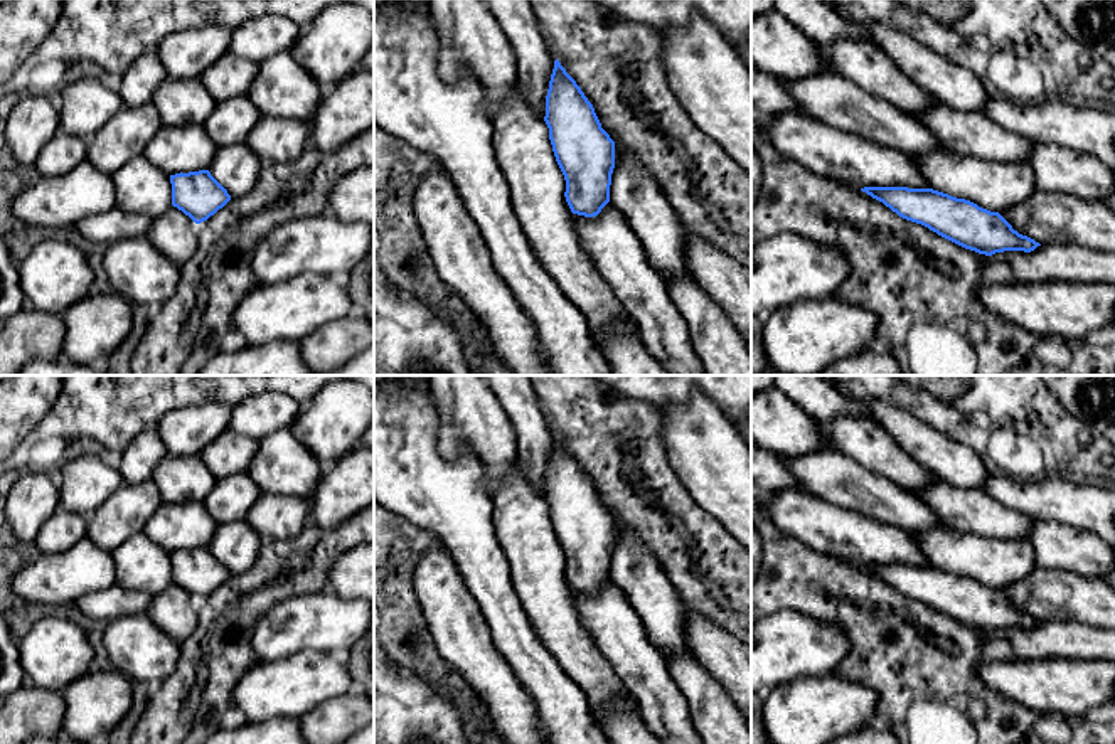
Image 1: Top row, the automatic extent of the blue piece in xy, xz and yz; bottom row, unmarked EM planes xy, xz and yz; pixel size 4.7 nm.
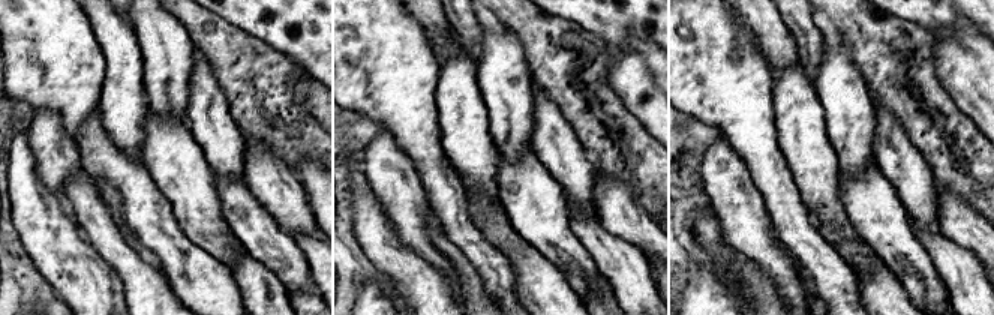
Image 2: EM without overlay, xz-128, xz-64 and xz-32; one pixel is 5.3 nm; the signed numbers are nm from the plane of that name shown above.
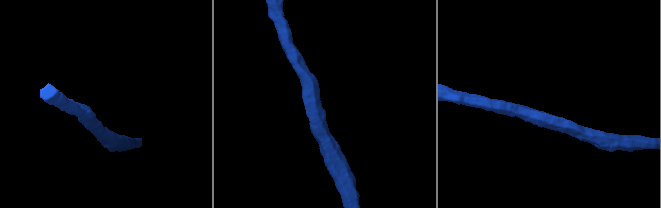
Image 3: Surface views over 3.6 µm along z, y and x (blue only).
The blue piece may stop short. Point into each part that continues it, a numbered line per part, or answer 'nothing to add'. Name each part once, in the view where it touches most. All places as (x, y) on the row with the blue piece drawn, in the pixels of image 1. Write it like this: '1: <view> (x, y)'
nothing to add

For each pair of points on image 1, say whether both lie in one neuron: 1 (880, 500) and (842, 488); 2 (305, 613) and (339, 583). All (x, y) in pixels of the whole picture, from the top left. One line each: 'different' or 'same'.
1: same
2: different

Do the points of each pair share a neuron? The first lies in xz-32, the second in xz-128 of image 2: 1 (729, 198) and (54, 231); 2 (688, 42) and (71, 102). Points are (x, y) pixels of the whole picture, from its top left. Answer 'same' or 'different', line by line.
1: different
2: same

